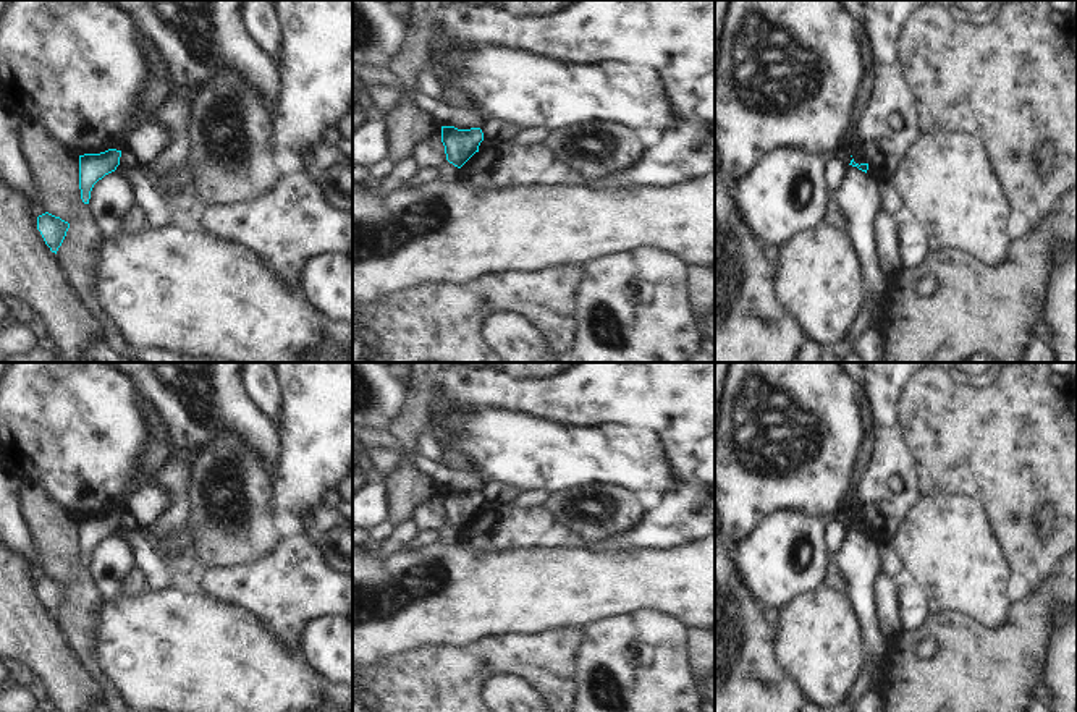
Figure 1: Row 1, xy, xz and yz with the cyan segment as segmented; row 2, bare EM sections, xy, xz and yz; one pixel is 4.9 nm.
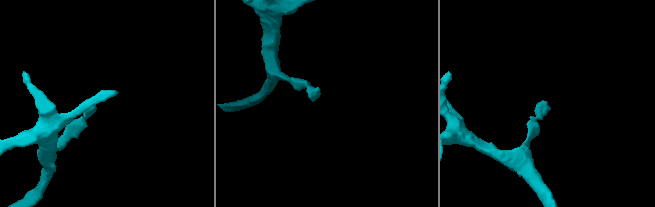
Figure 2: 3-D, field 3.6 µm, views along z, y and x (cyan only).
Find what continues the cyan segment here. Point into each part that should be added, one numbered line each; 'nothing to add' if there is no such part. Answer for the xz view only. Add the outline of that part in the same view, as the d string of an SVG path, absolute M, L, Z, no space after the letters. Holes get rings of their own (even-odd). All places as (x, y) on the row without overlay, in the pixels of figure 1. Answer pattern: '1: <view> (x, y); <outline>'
nothing to add

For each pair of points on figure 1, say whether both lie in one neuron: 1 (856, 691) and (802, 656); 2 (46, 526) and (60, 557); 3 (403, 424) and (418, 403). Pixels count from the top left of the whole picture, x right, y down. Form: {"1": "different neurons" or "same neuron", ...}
{"1": "different neurons", "2": "same neuron", "3": "same neuron"}

